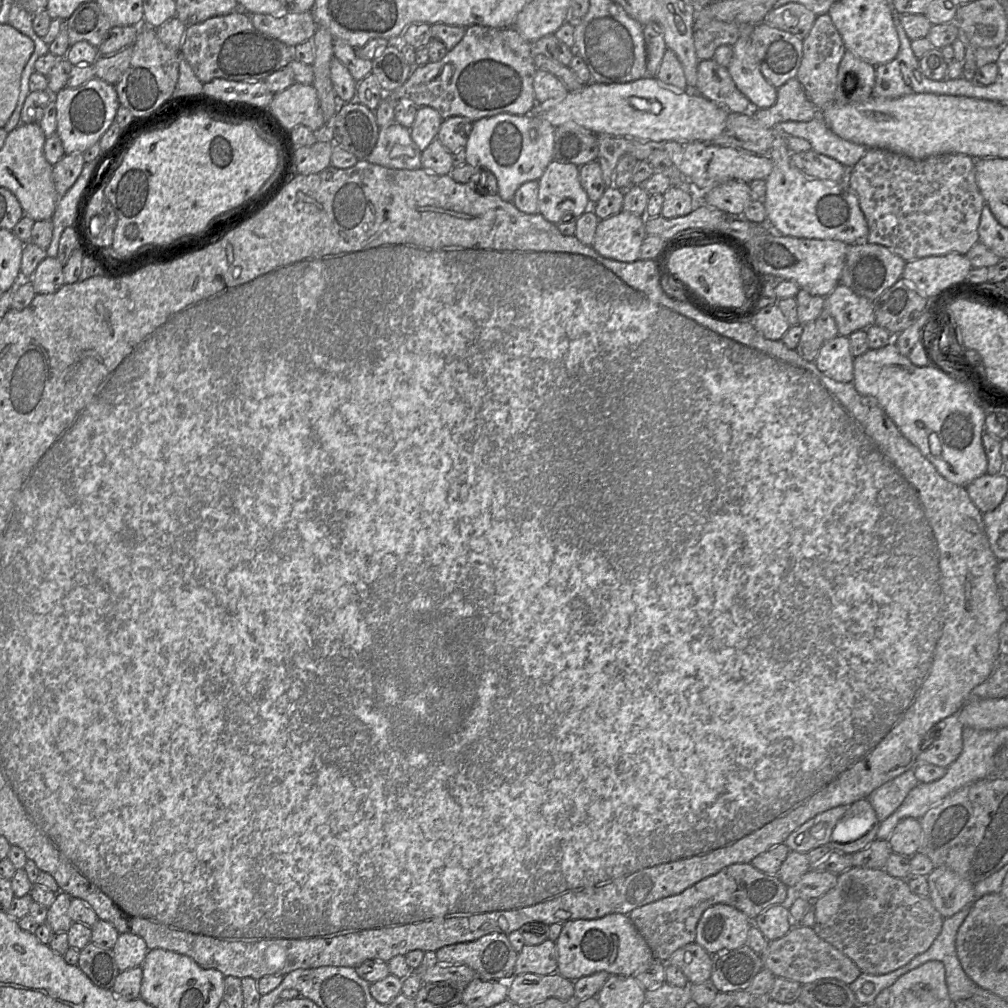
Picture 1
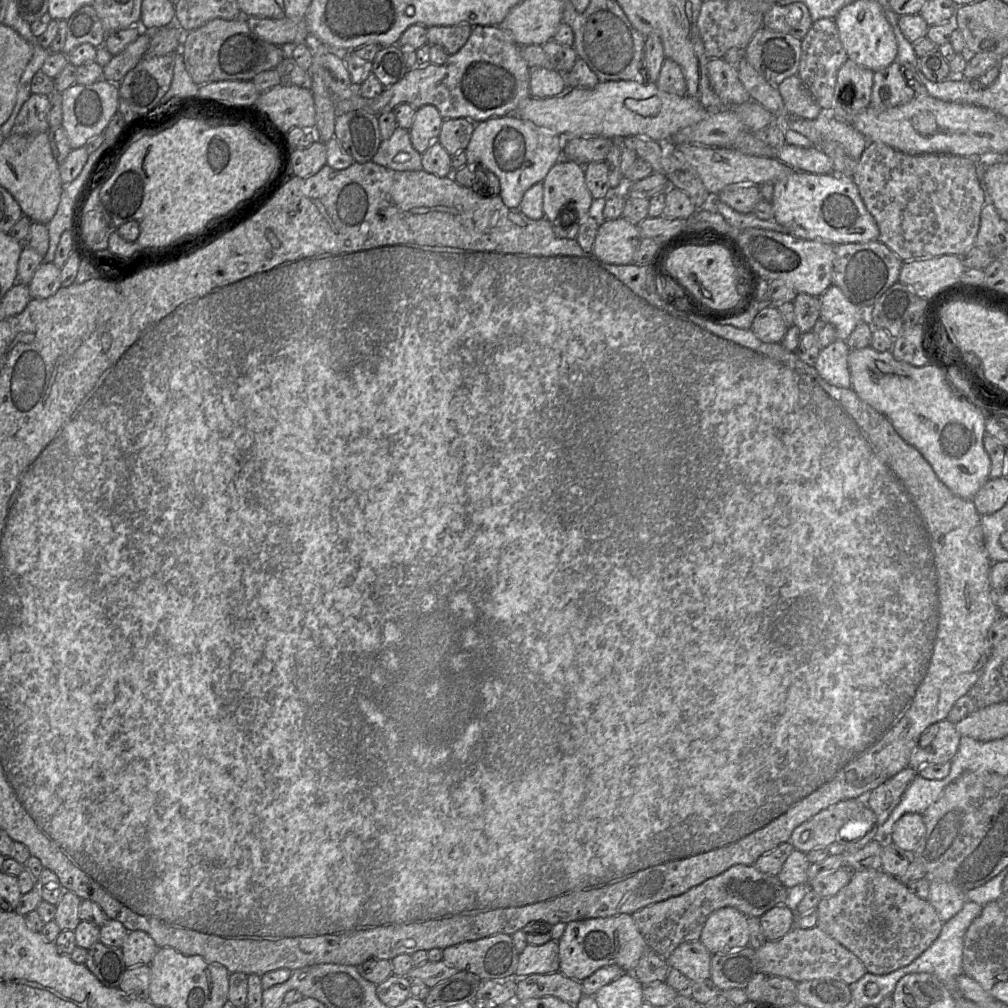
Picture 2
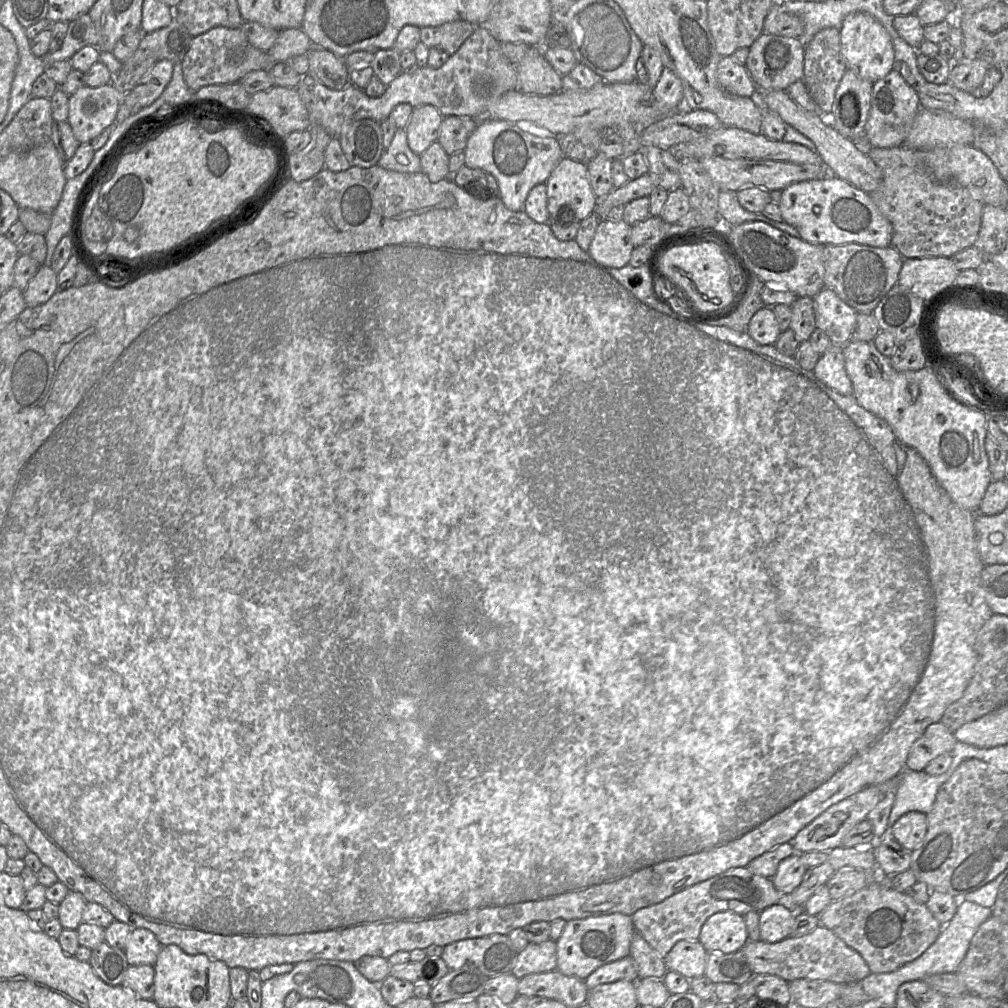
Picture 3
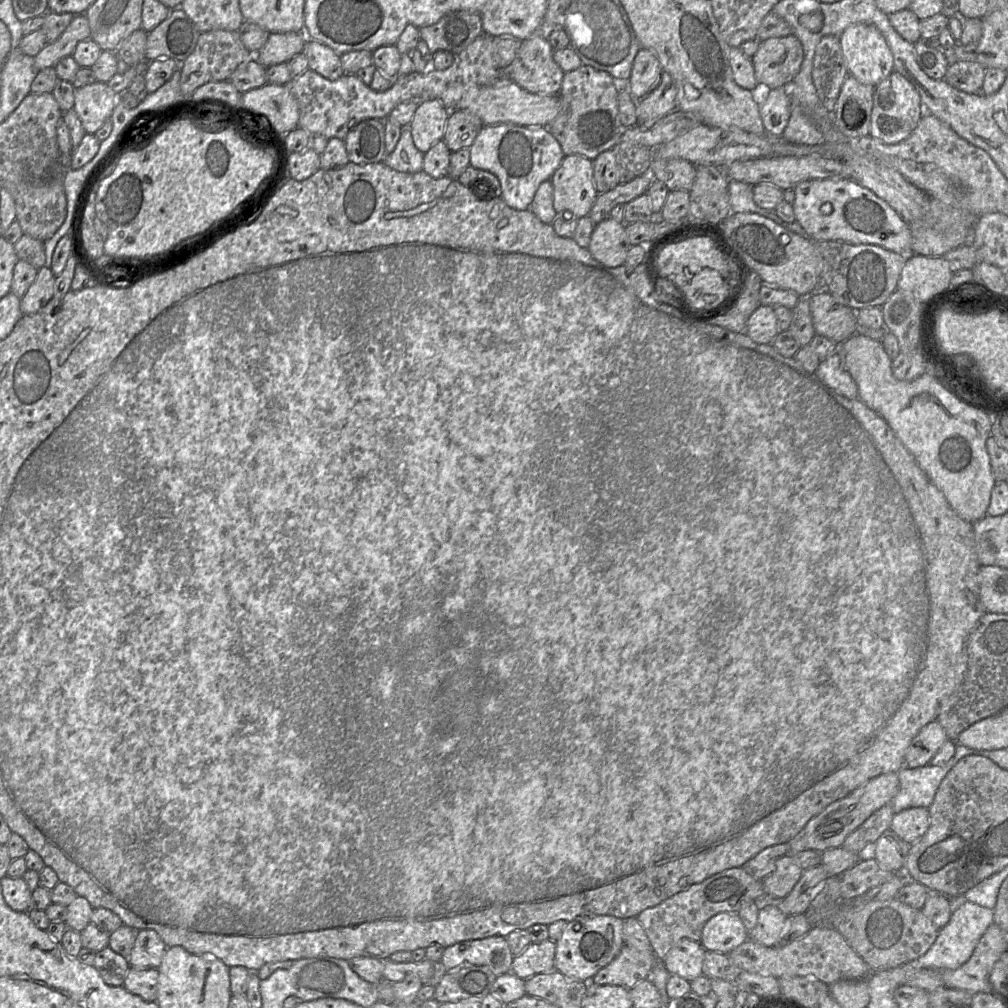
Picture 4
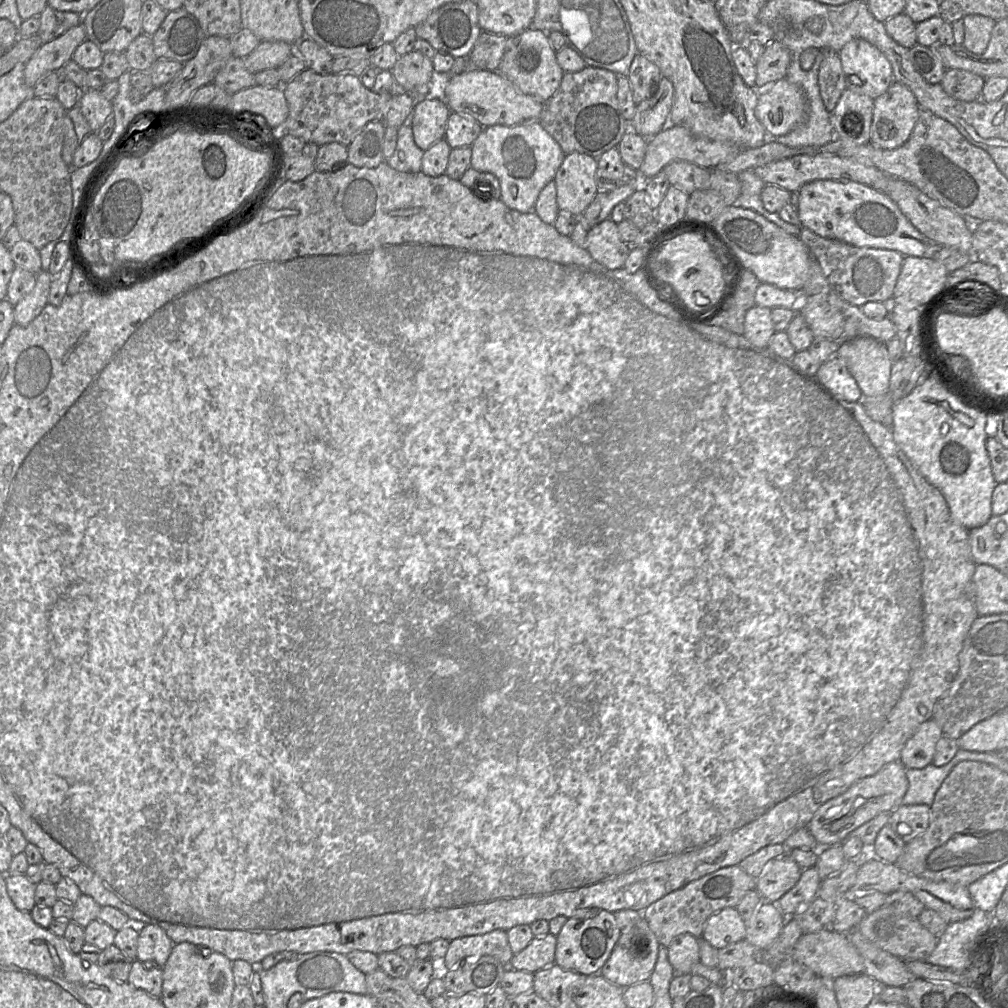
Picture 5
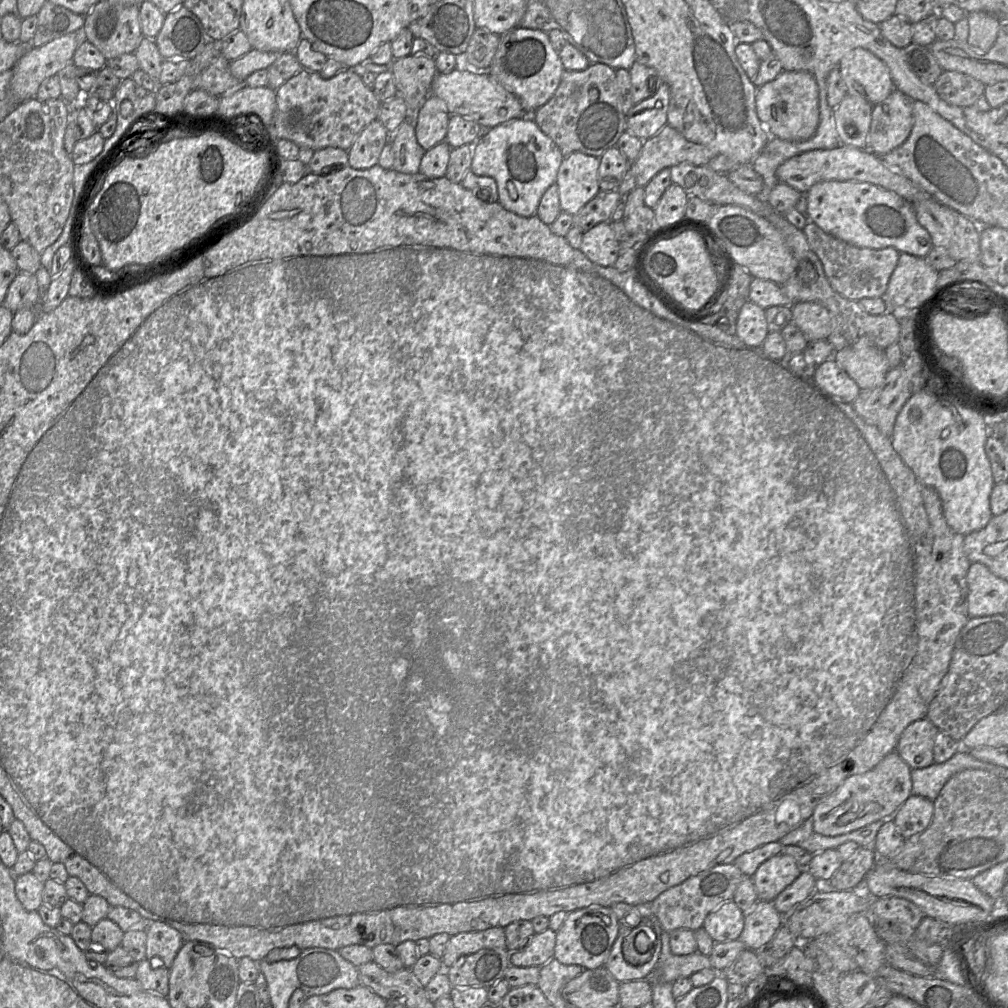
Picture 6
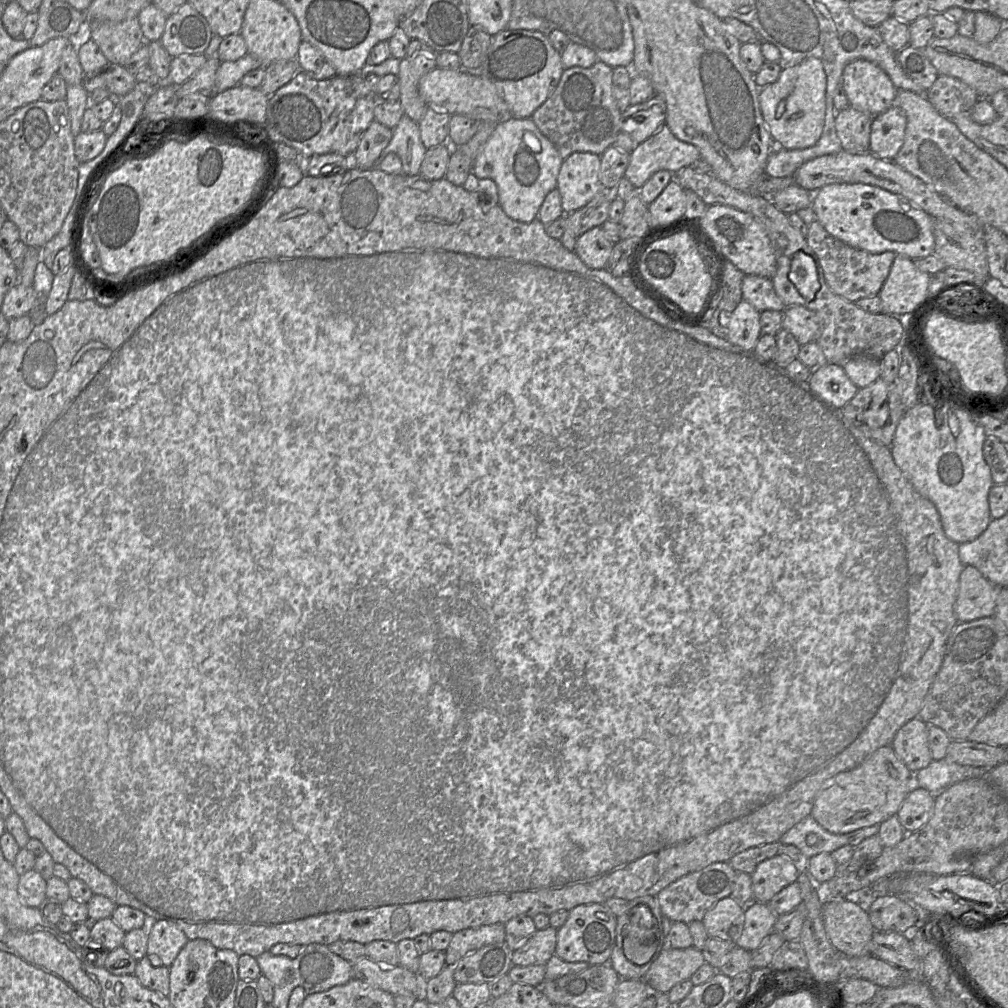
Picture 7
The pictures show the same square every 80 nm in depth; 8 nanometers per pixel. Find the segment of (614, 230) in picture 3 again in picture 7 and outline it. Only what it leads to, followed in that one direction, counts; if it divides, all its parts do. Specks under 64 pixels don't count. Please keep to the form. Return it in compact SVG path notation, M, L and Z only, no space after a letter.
M594 227L577 238L574 251L589 268L603 269L608 268L614 244L602 227Z

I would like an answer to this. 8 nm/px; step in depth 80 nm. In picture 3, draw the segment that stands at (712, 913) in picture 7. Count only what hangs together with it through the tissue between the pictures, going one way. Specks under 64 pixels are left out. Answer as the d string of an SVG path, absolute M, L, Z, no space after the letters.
M734 911L717 912L702 926L699 941L708 953L733 953L748 942L748 931L742 915Z

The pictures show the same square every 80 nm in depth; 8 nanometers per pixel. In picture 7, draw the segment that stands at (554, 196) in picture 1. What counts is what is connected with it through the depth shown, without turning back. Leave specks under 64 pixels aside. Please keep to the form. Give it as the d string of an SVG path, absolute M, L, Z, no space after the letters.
M575 152L563 160L557 178L564 215L586 206L597 194L603 192L600 183L601 155L590 152Z

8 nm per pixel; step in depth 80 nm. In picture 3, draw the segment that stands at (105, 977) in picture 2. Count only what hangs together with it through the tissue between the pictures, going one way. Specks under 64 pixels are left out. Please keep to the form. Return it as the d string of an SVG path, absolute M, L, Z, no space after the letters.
M105 941L92 950L88 961L96 975L111 986L121 986L130 966L123 950L113 948Z

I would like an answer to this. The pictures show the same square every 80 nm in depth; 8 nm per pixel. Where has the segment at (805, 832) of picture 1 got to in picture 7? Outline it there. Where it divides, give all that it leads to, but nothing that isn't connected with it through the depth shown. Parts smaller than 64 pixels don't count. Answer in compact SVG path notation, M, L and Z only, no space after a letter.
M891 745L889 746L883 746L877 749L874 753L872 753L870 756L868 756L859 766L856 768L841 772L828 780L824 784L824 788L821 790L821 792L817 795L814 805L811 811L810 816L813 817L824 829L827 831L833 833L833 834L846 834L853 832L855 830L858 830L860 828L869 827L873 825L879 825L881 822L885 821L889 817L896 815L898 809L902 805L903 801L907 797L908 793L913 788L920 788L920 787L914 787L914 773L912 773L905 764L897 757L895 754L893 748Z

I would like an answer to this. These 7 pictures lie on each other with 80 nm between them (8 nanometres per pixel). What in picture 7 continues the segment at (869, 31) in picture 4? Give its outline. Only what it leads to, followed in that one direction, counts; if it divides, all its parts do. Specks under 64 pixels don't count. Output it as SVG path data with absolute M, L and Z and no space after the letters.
M855 60L843 70L842 86L849 105L873 117L896 104L898 89L887 73L867 60Z

